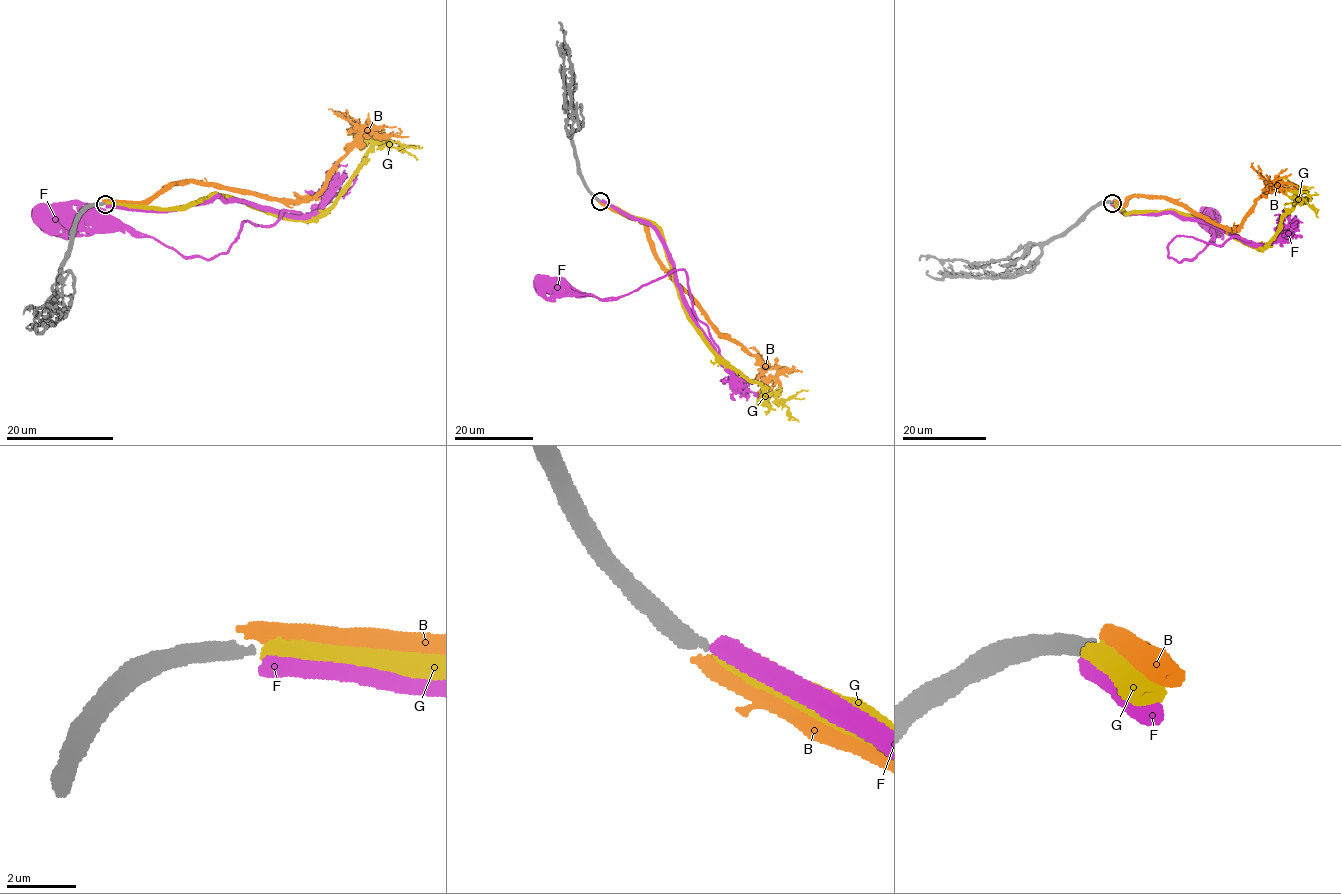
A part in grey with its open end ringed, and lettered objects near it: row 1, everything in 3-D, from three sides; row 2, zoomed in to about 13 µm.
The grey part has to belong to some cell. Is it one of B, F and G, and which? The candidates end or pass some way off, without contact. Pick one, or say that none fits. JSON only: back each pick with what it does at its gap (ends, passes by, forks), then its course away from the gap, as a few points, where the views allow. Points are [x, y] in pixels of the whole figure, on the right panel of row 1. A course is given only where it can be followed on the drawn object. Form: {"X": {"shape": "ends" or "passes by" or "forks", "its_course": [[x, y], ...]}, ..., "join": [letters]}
{"F": {"shape": "ends", "its_course": [[1111, 203], [1238, 237], [1222, 245], [1177, 235], [1167, 247], [1178, 262], [1214, 237], [1209, 218]]}, "join": ["F"]}

